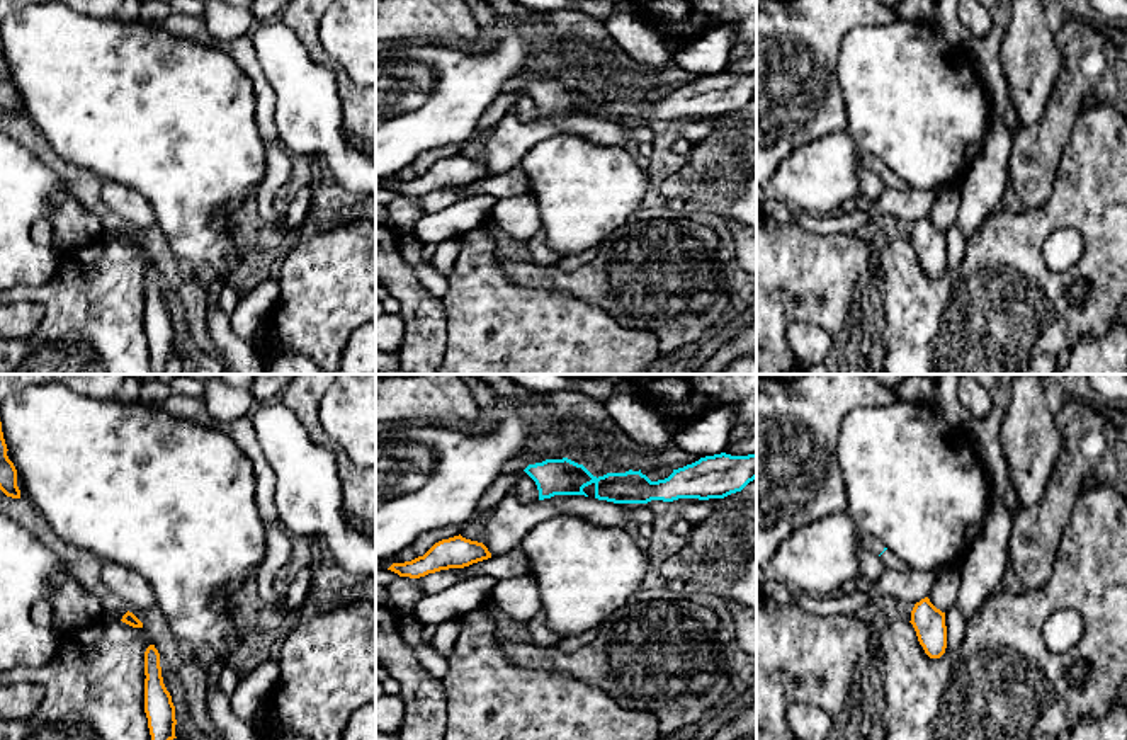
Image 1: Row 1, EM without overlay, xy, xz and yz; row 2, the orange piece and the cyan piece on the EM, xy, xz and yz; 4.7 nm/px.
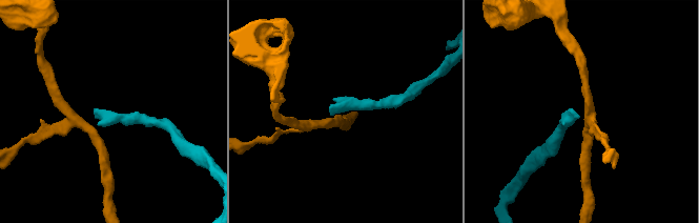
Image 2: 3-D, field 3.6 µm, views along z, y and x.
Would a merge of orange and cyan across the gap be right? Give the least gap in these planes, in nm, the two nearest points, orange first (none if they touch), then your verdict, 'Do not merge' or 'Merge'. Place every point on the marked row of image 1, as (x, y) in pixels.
Distance 340 nm. Across: xz (487, 548), (539, 499). Do not merge

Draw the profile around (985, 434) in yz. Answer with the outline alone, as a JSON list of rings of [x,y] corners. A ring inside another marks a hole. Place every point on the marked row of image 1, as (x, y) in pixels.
[[[994,403],[986,417],[972,420],[967,435],[988,473],[991,475],[994,488],[1001,493],[1010,514],[1017,517],[1022,509],[1008,475],[1006,456],[1003,451],[1003,418],[1005,407]]]

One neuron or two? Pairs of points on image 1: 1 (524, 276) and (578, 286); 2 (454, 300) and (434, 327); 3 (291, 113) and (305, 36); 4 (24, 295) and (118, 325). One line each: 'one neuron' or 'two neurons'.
1: one neuron
2: two neurons
3: two neurons
4: one neuron

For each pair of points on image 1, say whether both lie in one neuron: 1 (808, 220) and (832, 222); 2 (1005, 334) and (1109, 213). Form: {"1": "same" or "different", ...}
{"1": "same", "2": "same"}

